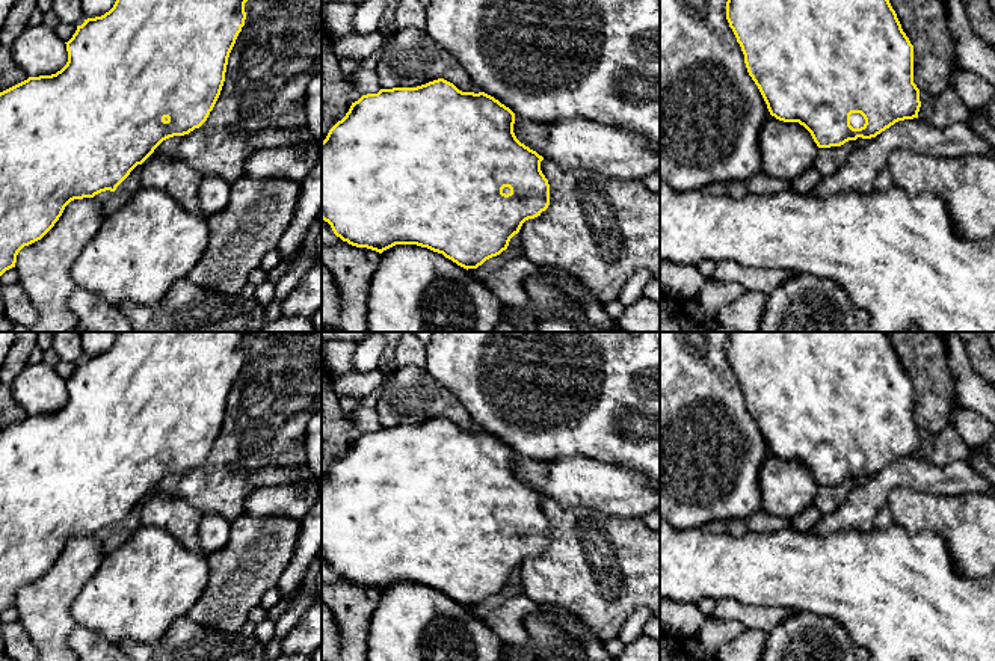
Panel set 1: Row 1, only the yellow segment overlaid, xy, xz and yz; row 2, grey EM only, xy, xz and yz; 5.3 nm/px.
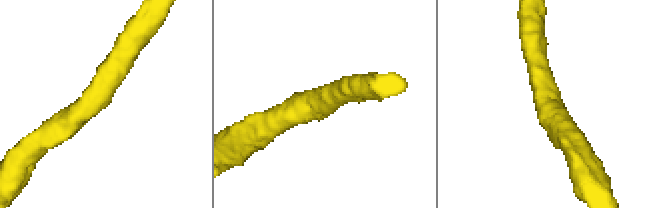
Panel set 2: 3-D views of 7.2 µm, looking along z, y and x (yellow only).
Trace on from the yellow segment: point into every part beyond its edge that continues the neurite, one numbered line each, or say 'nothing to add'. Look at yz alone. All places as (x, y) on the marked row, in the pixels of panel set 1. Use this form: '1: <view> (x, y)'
1: yz (856, 119)

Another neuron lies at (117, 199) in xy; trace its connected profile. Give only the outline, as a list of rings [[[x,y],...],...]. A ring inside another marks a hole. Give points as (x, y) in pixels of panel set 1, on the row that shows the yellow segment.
[[[112,192],[110,196],[103,201],[103,214],[109,216],[118,211],[122,205],[125,205],[131,199],[131,193],[127,192]]]

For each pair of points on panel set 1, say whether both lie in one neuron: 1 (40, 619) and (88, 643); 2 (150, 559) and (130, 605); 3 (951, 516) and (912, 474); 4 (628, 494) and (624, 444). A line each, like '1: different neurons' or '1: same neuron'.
1: different neurons
2: same neuron
3: different neurons
4: different neurons

